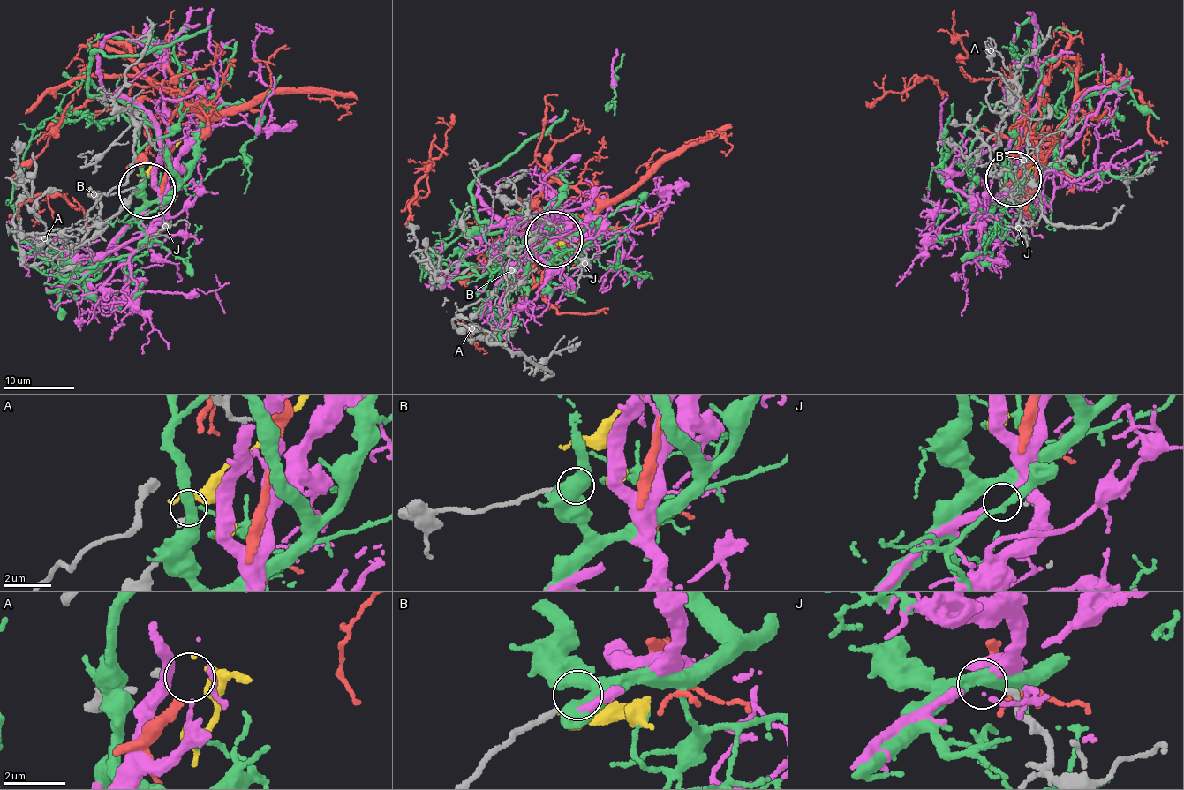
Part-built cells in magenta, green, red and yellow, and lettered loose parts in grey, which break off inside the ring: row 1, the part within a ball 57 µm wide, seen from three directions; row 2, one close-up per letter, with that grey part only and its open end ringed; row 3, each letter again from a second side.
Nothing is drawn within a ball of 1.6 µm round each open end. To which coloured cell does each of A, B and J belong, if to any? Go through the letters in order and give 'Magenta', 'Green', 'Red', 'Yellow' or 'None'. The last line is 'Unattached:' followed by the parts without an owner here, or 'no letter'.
A: Yellow
B: None
J: Magenta
Unattached: B

